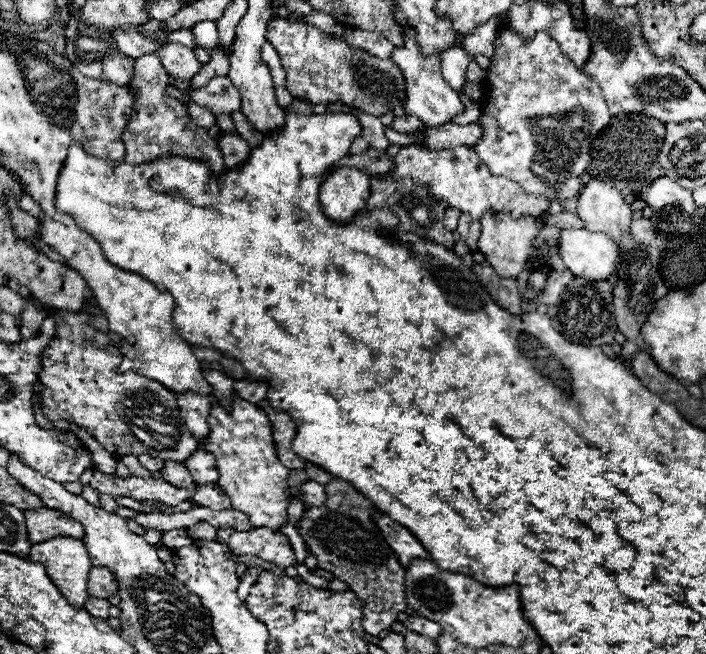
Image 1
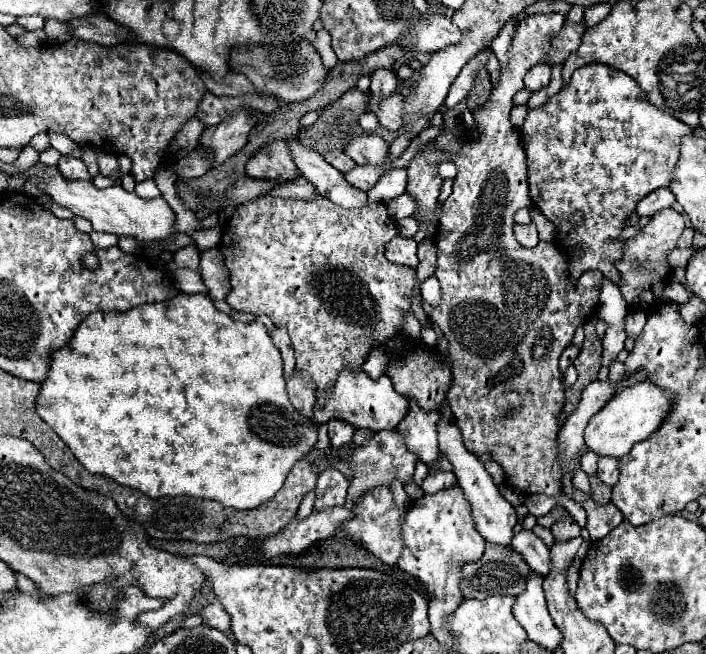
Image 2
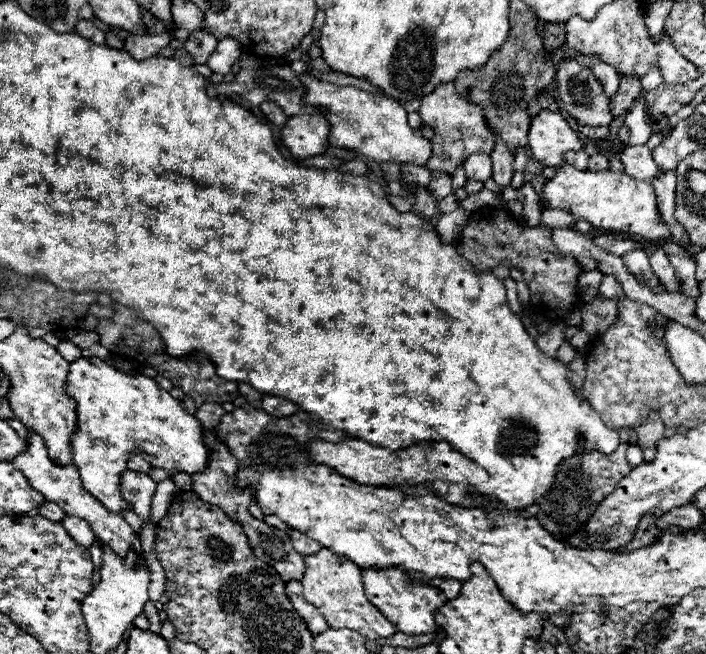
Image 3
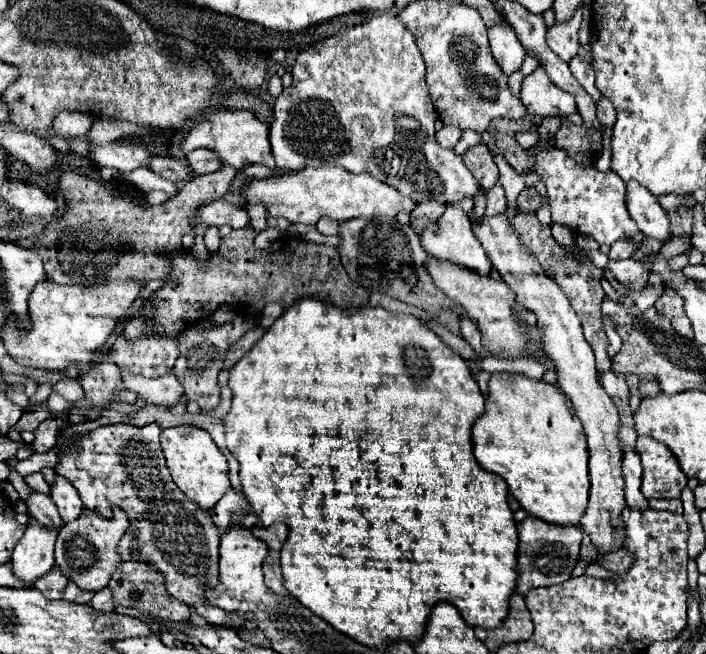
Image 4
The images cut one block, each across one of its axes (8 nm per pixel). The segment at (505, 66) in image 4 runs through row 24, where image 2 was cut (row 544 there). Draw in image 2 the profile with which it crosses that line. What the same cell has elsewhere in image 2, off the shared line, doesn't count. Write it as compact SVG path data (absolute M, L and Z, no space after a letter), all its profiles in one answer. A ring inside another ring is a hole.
M442 412L442 420L440 420L440 428L438 428L438 440L440 440L440 452L452 462L454 474L458 478L458 484L462 486L466 498L470 500L470 506L472 506L472 512L474 512L472 516L474 516L474 522L476 522L476 530L490 544L510 546L512 536L514 536L514 526L516 526L516 510L512 508L512 504L508 504L508 500L502 498L502 494L498 492L496 484L492 482L492 476L486 472L484 464L474 454L470 454L464 448L460 430L454 424L454 418L452 418L450 412Z

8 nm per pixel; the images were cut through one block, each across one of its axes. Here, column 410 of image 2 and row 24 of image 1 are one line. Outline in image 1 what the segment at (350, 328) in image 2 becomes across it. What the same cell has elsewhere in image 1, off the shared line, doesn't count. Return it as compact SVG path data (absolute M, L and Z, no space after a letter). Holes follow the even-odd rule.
M270 20L266 40L280 54L286 70L286 86L294 98L312 104L344 102L372 116L392 112L406 100L404 76L390 58L370 56L368 52L350 48L344 40L332 38L314 26L286 20Z

